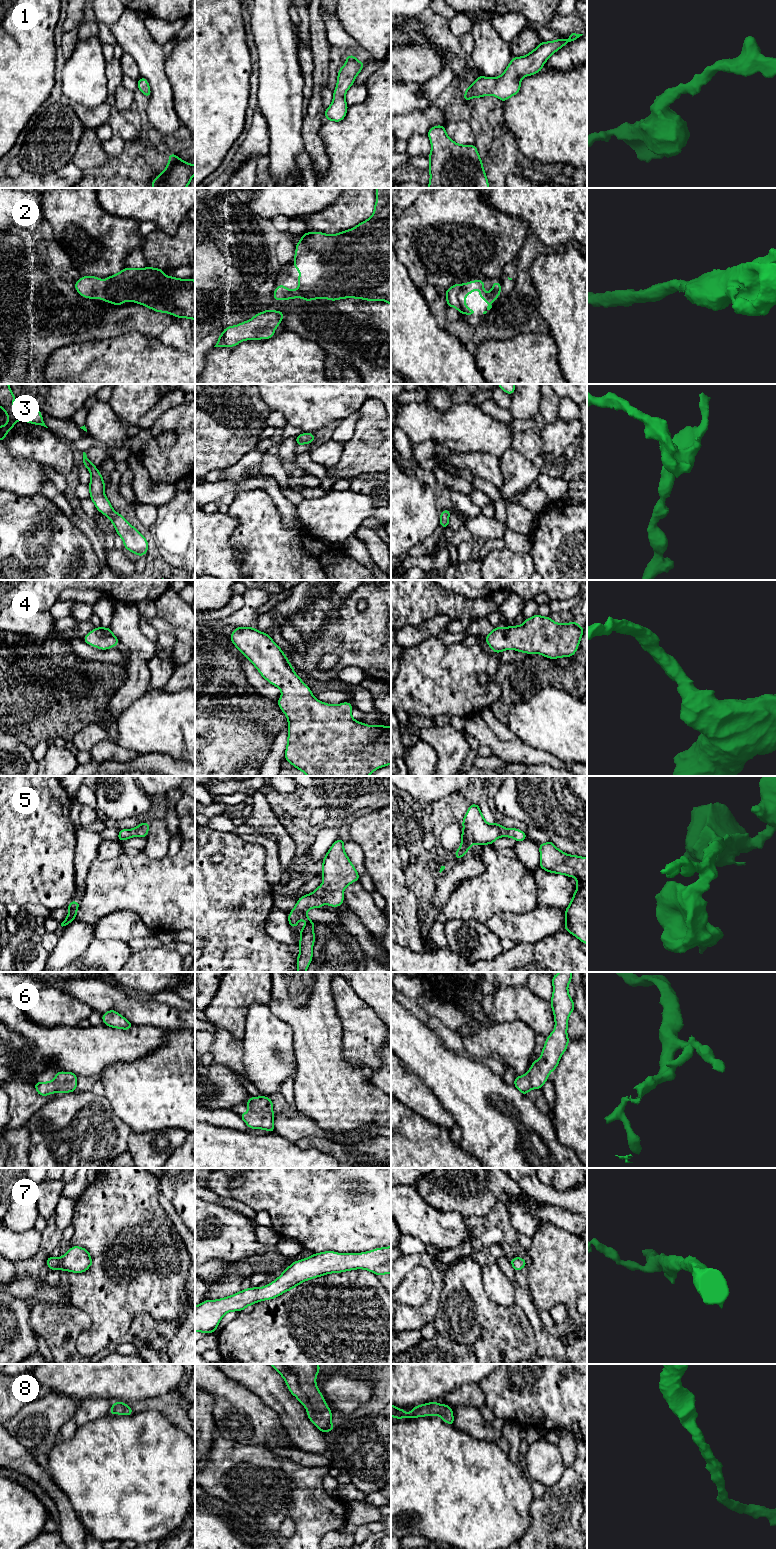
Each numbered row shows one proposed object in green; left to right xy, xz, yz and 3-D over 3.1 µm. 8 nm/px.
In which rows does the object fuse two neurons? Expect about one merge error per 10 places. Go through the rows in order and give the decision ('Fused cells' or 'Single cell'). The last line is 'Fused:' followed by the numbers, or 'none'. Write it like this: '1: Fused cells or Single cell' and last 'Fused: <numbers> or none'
1: Single cell
2: Single cell
3: Single cell
4: Single cell
5: Single cell
6: Single cell
7: Single cell
8: Single cell
Fused: none

